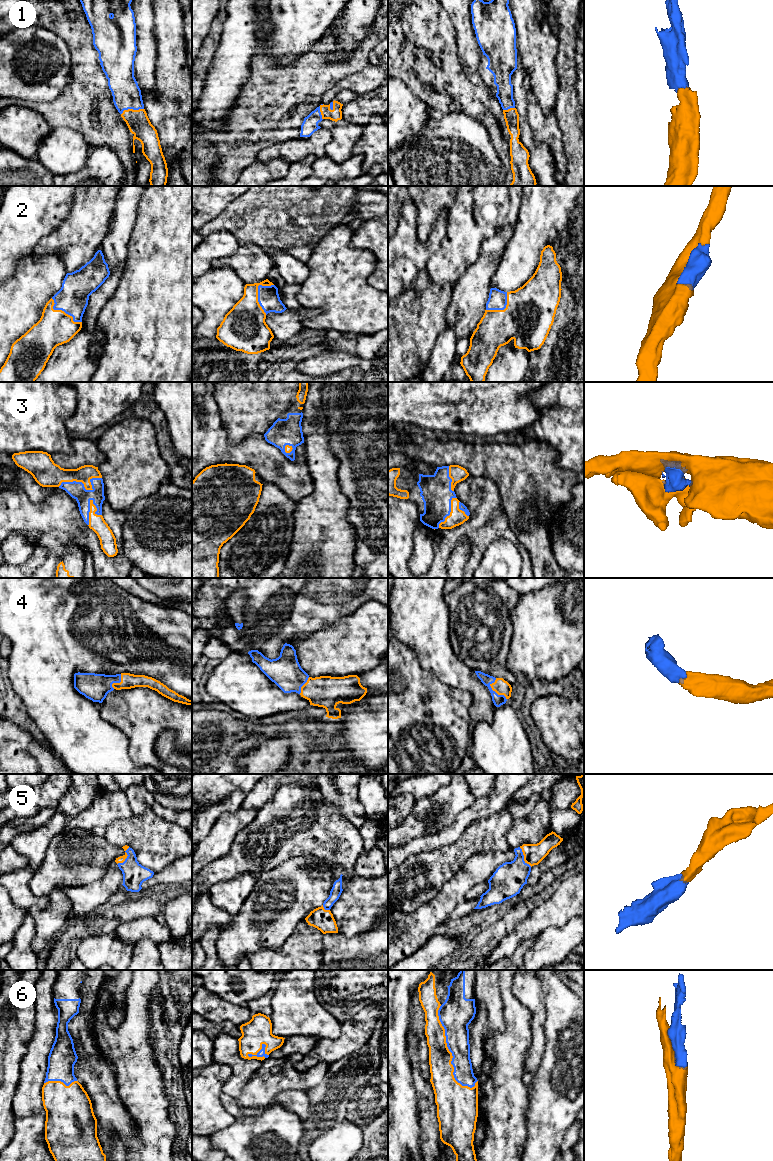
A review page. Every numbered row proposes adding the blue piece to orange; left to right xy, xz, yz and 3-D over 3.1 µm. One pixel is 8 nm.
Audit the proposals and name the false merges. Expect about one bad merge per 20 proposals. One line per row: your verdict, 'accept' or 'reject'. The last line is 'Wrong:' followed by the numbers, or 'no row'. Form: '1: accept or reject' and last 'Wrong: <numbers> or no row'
1: accept
2: accept
3: accept
4: accept
5: accept
6: accept
Wrong: no row

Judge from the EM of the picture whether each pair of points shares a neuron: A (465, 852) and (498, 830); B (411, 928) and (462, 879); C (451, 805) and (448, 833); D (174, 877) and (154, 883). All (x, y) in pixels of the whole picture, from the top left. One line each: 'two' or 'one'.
A: one
B: one
C: two
D: one

